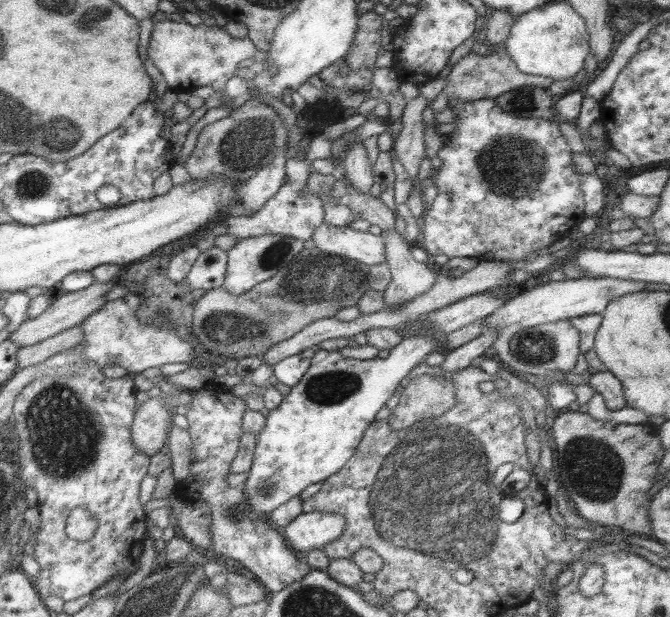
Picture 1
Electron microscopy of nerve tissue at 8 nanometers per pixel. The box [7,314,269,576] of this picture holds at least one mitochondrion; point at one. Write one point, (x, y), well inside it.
(64, 435)

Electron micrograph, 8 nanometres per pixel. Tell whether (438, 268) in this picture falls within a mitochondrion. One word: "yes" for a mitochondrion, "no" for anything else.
no

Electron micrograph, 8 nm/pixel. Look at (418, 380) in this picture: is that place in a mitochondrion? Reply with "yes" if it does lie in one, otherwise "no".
no

